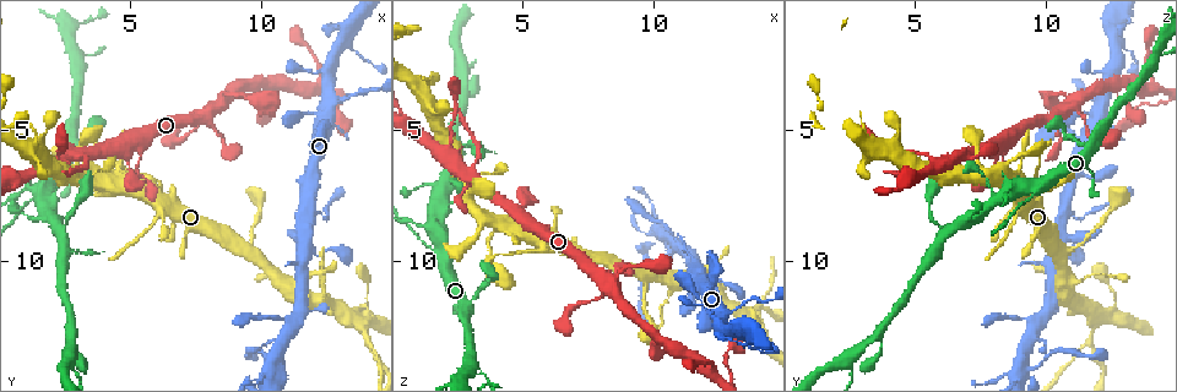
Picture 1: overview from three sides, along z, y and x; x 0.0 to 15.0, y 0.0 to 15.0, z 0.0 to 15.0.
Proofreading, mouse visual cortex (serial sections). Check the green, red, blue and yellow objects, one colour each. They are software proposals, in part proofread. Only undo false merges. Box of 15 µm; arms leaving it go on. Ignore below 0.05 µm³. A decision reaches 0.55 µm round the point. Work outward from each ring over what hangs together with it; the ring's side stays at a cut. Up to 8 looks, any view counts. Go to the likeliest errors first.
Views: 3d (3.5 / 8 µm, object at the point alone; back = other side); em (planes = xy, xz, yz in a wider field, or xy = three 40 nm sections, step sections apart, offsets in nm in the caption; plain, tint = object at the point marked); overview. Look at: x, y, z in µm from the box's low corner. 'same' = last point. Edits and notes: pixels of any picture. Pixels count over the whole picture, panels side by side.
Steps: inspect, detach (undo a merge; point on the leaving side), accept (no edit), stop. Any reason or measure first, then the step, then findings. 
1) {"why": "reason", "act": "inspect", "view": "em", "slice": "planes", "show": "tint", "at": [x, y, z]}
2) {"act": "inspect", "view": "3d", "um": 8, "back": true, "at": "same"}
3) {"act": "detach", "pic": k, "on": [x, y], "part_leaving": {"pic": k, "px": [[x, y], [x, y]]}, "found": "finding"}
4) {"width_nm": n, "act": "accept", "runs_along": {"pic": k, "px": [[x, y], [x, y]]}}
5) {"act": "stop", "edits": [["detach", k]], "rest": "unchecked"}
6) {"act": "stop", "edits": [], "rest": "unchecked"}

{"why": "three arms meet", "act": "inspect", "view": "3d", "um": 3.5, "at": [14.1, 13.1, 11.7]}

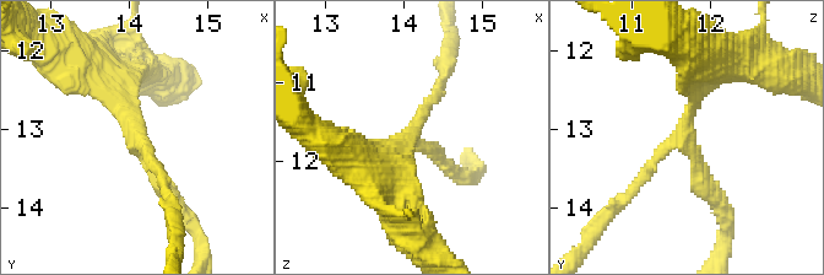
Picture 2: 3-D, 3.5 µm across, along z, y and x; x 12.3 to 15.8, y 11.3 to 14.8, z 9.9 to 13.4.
{"arms": 3, "arm_widths_nm": [150, 200, 250], "why": "now the EM", "act": "inspect", "view": "em", "slice": "xy", "step": 5, "show": "tint", "at": [14.10, 13.05, 11.65]}

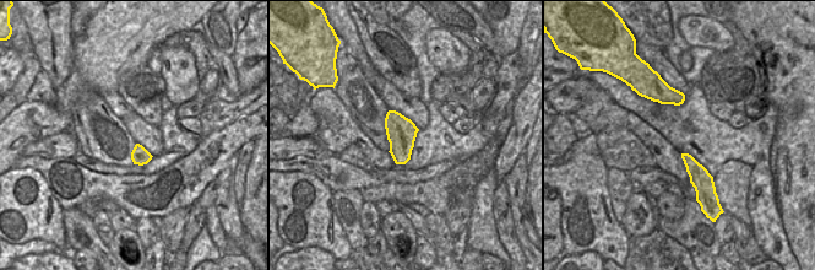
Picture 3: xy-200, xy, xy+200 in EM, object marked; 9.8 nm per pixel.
{"act": "accept", "runs_along": {"pic": 2, "px": [[102, 68], [173, 199]]}, "found": "all the same cell"}

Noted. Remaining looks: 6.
{"why": "sharp bend", "act": "inspect", "view": "3d", "um": 3.5, "at": [12.5, 8.3, 11.4]}

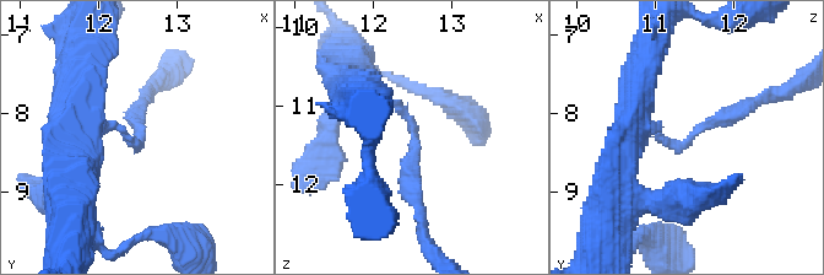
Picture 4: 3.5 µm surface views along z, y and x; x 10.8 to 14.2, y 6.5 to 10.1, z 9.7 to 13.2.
{"arm_widths_nm": [200, 250], "why": "need the tissue", "act": "inspect", "view": "em", "slice": "planes", "show": "tint", "at": [12.55, 8.40, 11.30]}

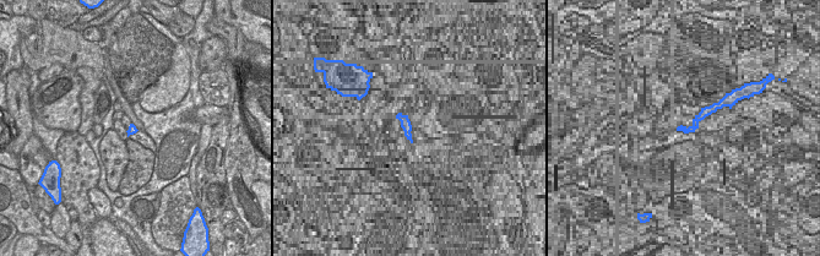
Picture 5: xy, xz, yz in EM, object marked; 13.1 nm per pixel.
{"why": "cut it another way", "act": "inspect", "view": "em", "slice": "xy", "step": 5, "show": "tint", "at": "same"}

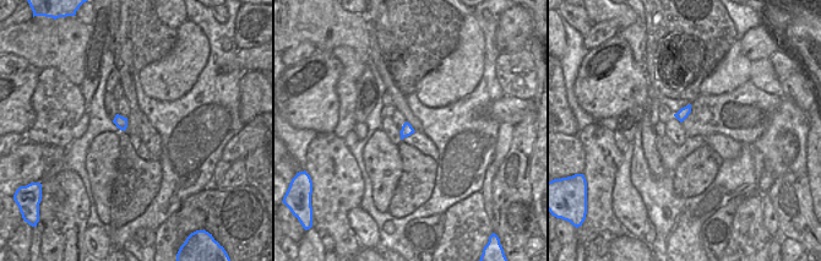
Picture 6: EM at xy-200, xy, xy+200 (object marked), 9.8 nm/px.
{"act": "accept", "found": "continuous, no second cell"}

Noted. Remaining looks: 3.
{"why": "calibre changes", "act": "inspect", "view": "3d", "um": 3.5, "at": [13.2, 3.7, 11.9]}

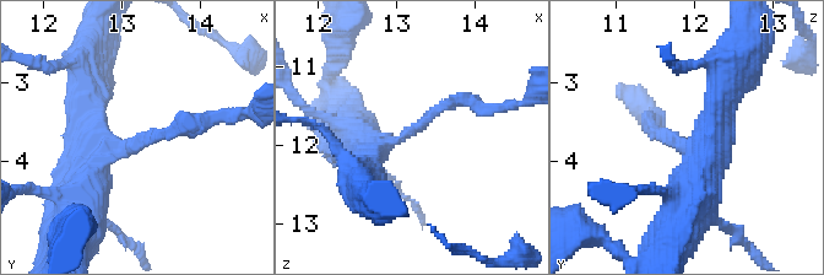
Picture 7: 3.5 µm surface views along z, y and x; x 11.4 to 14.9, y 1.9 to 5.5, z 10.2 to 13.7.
{"arm_widths_nm": [150, 600], "why": "need the tissue", "act": "inspect", "view": "em", "slice": "xy", "step": 1, "show": "plain", "at": [13.05, 3.80, 11.90]}

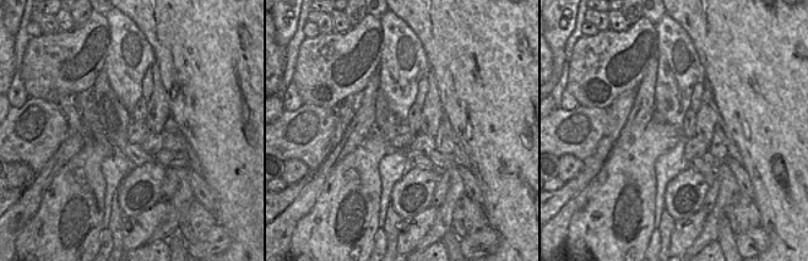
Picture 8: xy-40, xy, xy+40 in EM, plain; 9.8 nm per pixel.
{"act": "inspect", "view": "em", "slice": "xy", "step": 1, "show": "tint", "at": "same"}

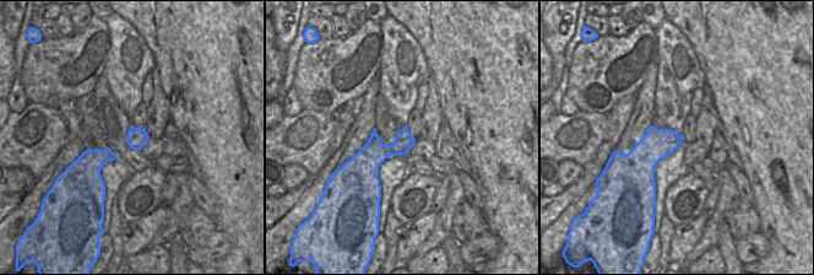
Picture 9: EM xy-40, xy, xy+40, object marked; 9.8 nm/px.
{"width_nm": 190, "act": "accept", "runs_along": {"pic": 7, "px": [[86, 199], [104, 154], [195, 123]]}, "found": "all the same cell"}

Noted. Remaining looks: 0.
{"act": "stop", "edits": [], "rest": "unchecked"}

